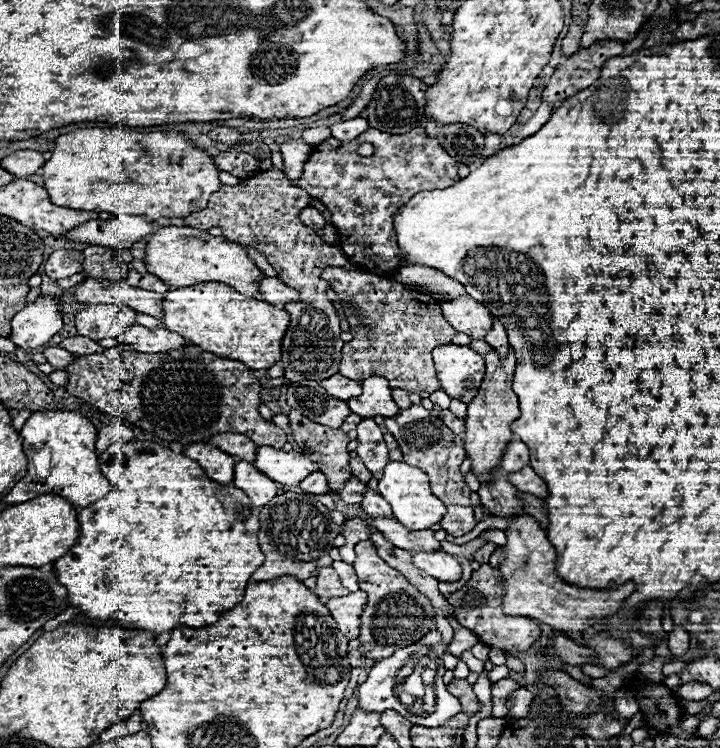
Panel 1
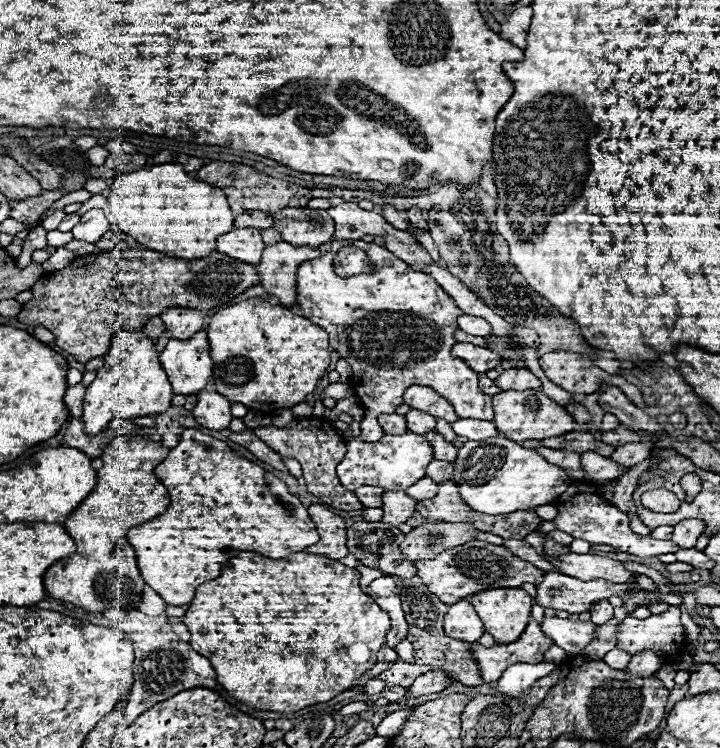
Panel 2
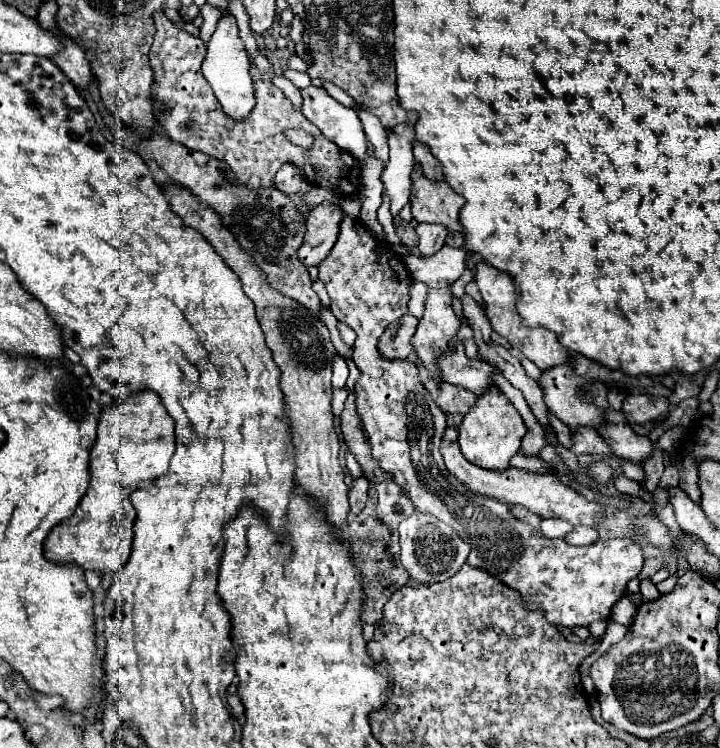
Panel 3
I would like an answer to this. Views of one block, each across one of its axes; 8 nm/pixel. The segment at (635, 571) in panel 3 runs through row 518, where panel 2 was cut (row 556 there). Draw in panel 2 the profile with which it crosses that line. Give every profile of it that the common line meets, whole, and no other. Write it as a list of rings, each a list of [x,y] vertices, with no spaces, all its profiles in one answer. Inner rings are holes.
[[[480,540],[462,544],[450,552],[442,552],[442,556],[438,556],[434,560],[420,560],[414,566],[418,568],[418,576],[422,578],[422,582],[444,604],[454,604],[466,596],[472,596],[472,594],[478,594],[484,590],[522,588],[522,584],[526,584],[526,582],[538,584],[542,580],[542,576],[546,574],[544,570],[536,568],[534,564],[512,554],[508,548],[480,542]]]

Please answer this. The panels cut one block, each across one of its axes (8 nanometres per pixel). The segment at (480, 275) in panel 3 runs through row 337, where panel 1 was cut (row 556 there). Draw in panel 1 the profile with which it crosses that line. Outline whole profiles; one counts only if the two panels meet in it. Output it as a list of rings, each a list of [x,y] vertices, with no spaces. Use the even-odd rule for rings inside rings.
[[[514,516],[508,520],[508,532],[506,532],[506,544],[504,558],[498,566],[500,578],[506,586],[502,610],[510,616],[526,616],[536,618],[554,630],[568,632],[568,636],[578,642],[582,642],[582,634],[588,628],[594,628],[602,622],[602,616],[610,616],[612,612],[620,612],[624,600],[634,592],[634,582],[622,584],[616,590],[592,590],[592,588],[578,588],[572,584],[566,584],[560,580],[554,572],[554,560],[556,552],[554,546],[546,540],[546,532],[538,526],[538,522],[532,516]]]

